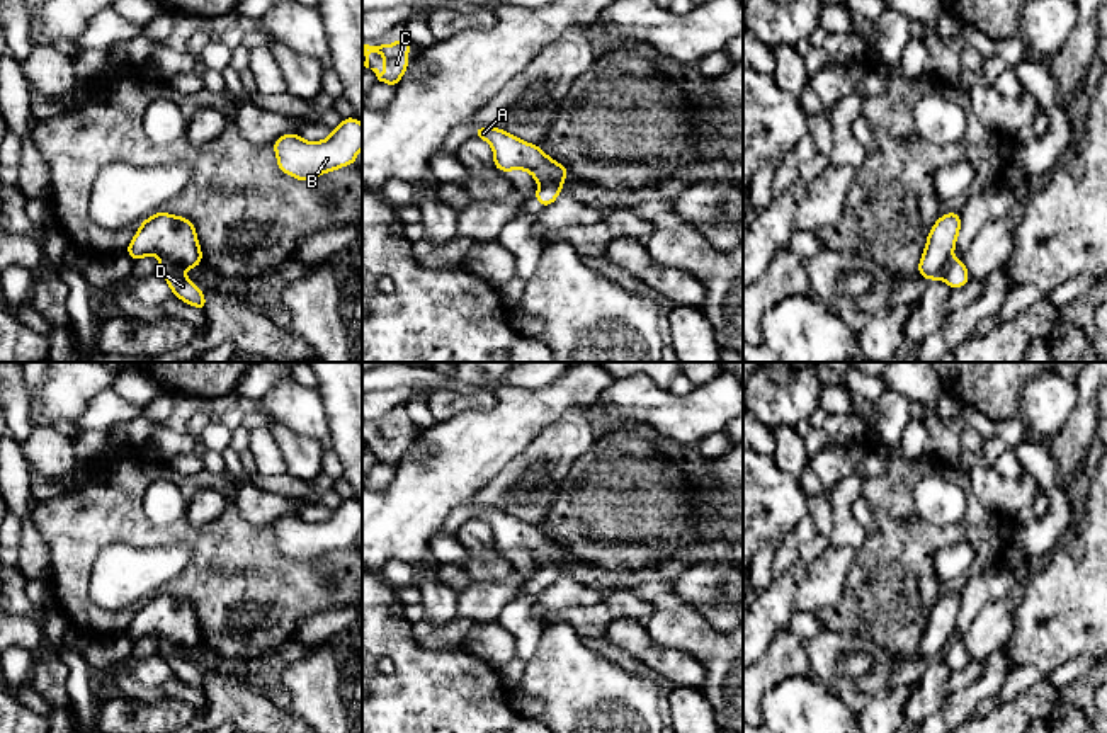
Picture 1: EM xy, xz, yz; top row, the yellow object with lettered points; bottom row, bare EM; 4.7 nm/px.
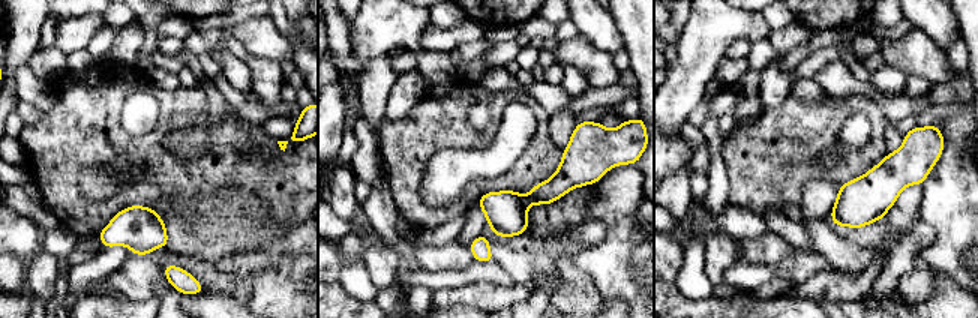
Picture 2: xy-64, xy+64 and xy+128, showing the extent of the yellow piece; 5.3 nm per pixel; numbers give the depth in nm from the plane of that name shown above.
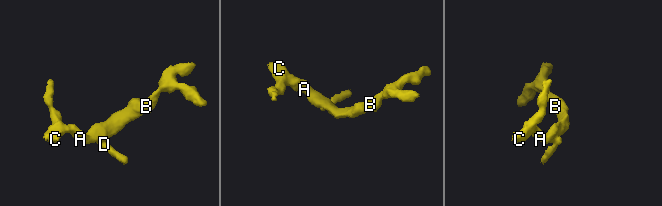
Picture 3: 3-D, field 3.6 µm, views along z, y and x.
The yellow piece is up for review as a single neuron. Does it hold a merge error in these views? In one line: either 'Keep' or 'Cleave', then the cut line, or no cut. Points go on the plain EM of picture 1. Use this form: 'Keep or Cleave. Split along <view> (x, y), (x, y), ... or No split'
Cleave. Split along xz (562, 563), (544, 563), (539, 567)

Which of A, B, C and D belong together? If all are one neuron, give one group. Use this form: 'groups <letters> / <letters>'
groups A B C / D

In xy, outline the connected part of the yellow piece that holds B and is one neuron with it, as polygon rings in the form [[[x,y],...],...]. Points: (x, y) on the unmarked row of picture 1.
[[[350,497],[323,522],[304,522],[298,514],[291,514],[279,517],[272,527],[281,553],[296,561],[313,561],[355,544],[362,531],[362,505]]]

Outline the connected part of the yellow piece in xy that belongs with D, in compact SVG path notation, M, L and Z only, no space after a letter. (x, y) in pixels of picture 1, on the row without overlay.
M165 650L160 653L167 665L170 667L173 677L177 677L180 682L196 687L202 692L206 692L206 677L204 673L197 668L196 663L187 660L182 651L177 650Z

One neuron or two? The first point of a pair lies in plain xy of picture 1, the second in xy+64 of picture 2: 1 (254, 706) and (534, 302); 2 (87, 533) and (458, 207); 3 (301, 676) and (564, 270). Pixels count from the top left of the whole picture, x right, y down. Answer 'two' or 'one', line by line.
1: two
2: one
3: two

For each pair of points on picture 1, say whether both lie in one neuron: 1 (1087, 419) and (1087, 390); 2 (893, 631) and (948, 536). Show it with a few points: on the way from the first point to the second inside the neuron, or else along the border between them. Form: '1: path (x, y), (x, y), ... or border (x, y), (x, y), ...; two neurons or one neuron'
1: path (1087, 412), (1087, 397); one neuron
2: path (893, 606), (893, 584), (922, 555); one neuron

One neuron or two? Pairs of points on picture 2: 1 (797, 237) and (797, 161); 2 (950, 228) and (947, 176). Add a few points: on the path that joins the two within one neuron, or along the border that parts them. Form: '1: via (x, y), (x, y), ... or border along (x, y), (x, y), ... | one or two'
1: border along (785, 213), (767, 212), (762, 216) | two
2: via (950, 215), (950, 189) | one

